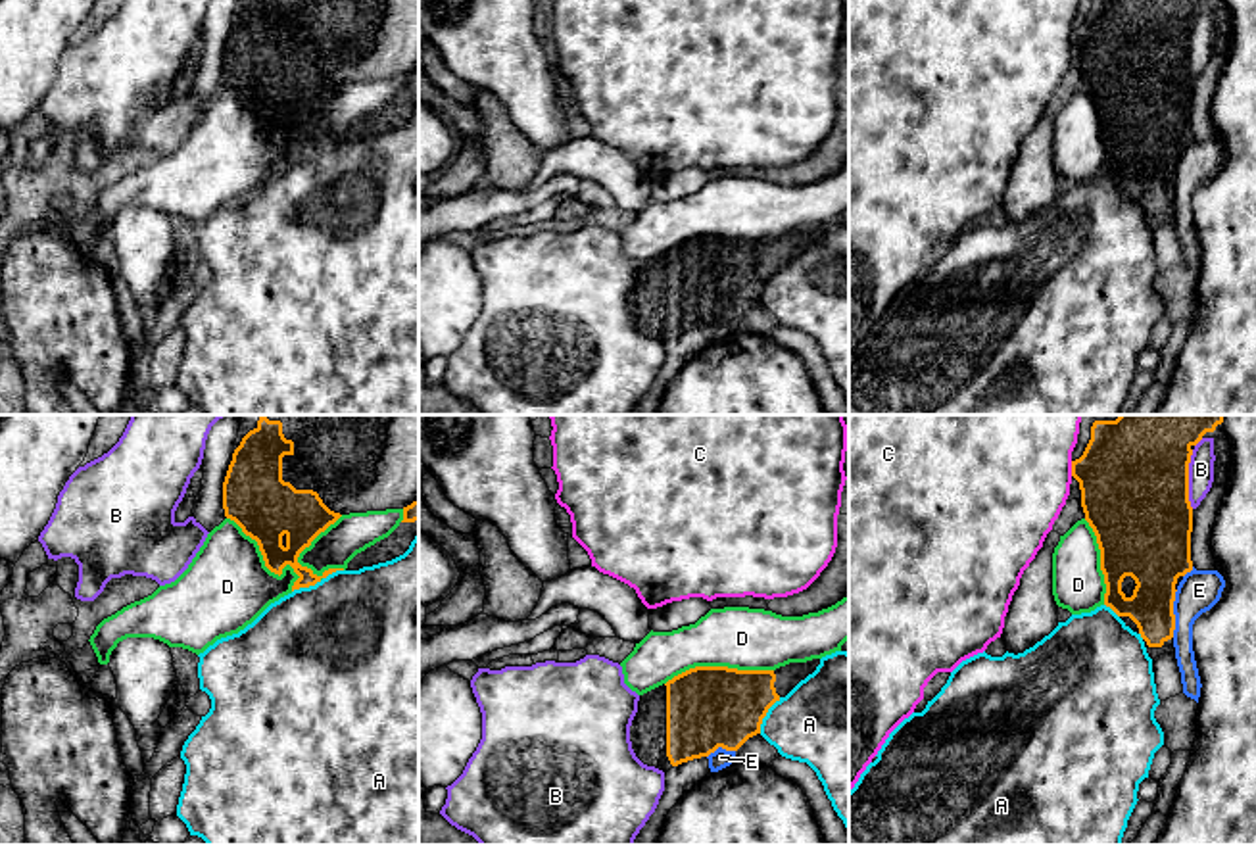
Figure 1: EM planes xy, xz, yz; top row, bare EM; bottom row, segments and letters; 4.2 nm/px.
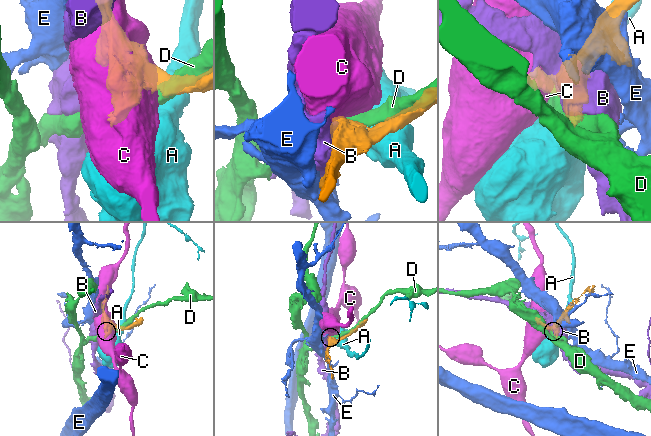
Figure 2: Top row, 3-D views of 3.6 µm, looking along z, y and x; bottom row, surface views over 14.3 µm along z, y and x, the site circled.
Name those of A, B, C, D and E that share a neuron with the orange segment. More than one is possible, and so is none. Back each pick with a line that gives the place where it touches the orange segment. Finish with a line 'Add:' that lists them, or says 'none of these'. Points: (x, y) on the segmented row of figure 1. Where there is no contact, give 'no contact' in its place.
Add: none of these

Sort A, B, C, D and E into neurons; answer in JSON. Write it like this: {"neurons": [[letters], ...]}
{"neurons": [["A"], ["B"], ["C"], ["D"], ["E"]]}

